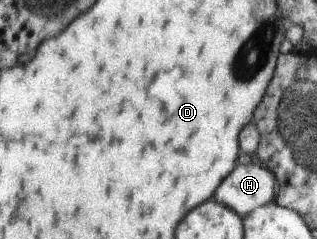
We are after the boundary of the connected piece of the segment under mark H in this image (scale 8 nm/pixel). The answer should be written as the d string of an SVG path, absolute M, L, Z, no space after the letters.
M253 159L250 164L237 165L228 178L216 188L214 200L225 204L241 217L275 200L276 178L263 163Z

